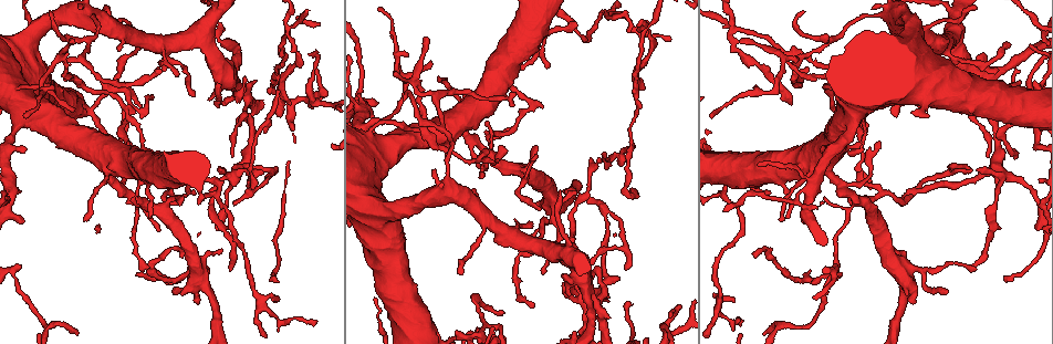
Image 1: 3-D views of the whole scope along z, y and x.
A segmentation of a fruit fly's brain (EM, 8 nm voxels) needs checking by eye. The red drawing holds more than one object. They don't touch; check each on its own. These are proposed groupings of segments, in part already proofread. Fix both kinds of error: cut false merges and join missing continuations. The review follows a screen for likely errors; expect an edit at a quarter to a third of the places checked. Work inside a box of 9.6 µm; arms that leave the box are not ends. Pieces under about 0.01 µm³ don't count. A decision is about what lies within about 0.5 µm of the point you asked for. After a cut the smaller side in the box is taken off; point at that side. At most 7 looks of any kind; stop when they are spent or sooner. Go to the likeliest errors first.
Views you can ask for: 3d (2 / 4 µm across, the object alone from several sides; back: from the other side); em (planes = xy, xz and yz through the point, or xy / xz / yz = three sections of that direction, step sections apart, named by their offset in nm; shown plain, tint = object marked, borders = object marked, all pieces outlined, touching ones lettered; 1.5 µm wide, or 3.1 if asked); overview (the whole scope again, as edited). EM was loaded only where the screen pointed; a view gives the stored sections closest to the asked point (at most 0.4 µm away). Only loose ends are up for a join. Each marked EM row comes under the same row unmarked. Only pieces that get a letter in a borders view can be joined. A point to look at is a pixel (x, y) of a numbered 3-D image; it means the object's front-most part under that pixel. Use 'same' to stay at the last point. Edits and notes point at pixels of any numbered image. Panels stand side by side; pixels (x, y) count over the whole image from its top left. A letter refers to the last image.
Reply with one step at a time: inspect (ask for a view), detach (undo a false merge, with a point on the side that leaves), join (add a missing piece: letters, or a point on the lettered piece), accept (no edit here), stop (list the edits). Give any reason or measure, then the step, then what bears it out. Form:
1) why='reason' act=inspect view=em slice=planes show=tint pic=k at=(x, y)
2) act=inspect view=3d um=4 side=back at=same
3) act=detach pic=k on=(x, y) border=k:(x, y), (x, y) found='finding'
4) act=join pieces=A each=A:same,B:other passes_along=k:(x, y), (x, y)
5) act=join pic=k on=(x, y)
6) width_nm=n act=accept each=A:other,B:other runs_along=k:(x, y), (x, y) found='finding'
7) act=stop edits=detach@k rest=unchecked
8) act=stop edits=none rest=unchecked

why='sharp bend' act=inspect view=3d um=2 pic=1 at=(424, 93)

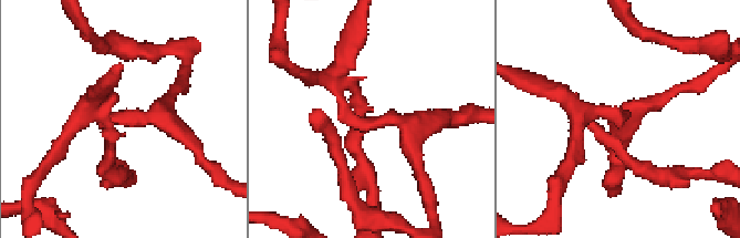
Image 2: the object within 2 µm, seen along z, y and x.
why='need the tissue' act=inspect view=em slice=planes show=borders pic=2 at=(129, 120)

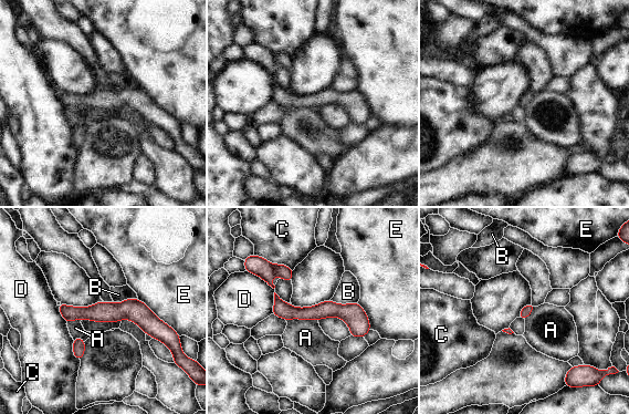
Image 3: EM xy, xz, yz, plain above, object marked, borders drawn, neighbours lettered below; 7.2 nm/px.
width_nm=70 act=accept each=A:other,B:other,C:other,D:other,E:other runs_along=3:(61, 306), (138, 312), (165, 330) found='all the same neuron'

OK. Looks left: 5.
why='tapers out' act=inspect view=em slice=yz step=4 show=borders pic=1 at=(491, 326)

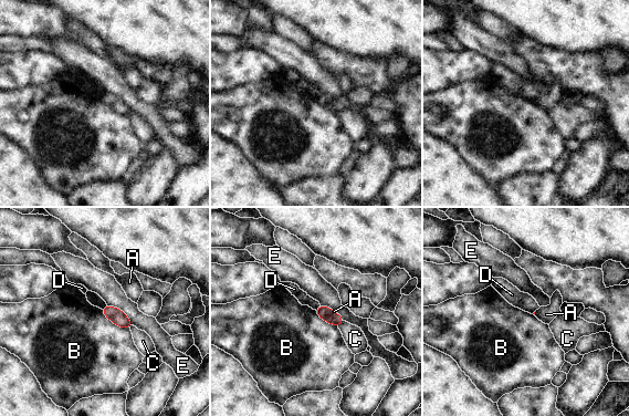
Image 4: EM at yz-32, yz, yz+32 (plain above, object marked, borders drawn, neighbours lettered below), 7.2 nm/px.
why='another direction' act=inspect view=em slice=xz step=8 show=borders at=same

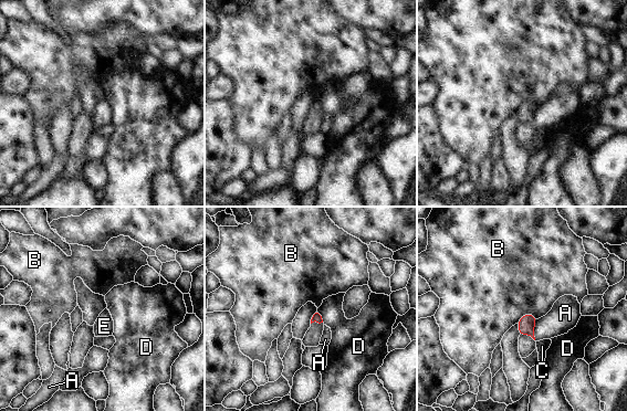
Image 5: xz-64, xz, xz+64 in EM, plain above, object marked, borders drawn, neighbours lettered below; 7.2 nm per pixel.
act=accept each=A:other,B:other,C:other,D:other,E:other border=5:(536, 317), (525, 314), (516, 323) found='none of them fits'

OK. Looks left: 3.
why='long arm stops here' act=inspect view=em slice=planes show=borders pic=1 at=(832, 109)

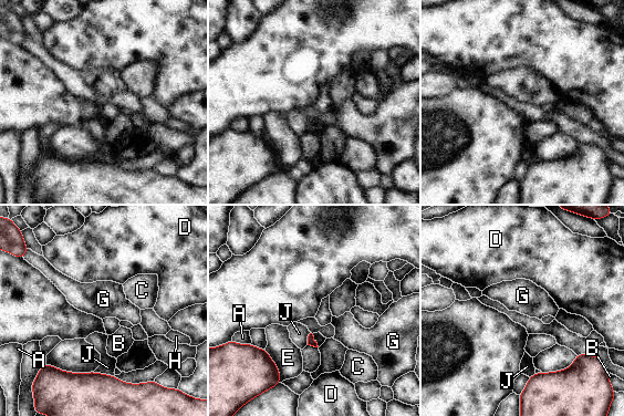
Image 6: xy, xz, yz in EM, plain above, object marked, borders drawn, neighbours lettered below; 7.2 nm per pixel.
act=accept each=A:other,B:other,C:other,D:other,E:other,G:other,H:other,J:other border=6:(93, 372), (113, 376) found='none of them fits'

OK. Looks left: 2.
act=stop edits=none rest=unchecked

